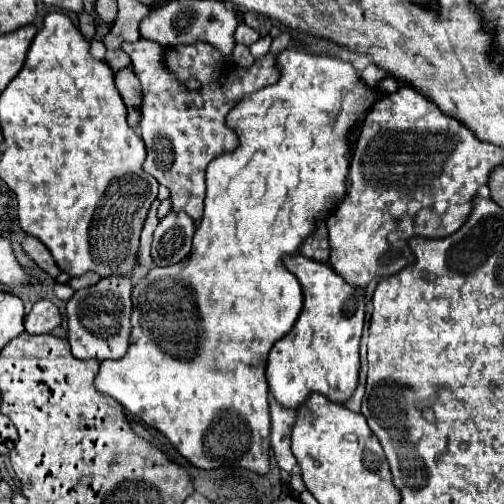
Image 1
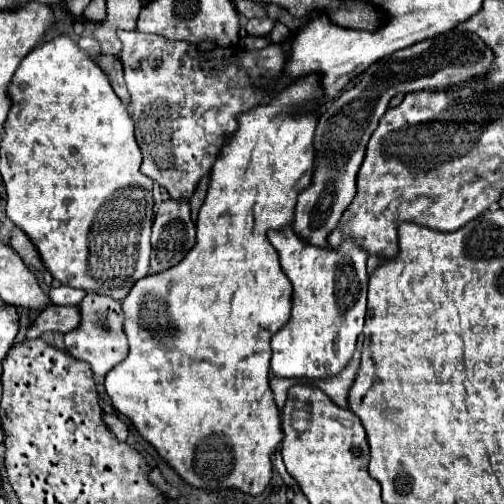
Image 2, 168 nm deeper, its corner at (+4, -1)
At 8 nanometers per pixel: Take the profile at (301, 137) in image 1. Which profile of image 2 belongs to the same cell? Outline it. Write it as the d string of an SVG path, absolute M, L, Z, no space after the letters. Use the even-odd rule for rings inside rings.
M306 74L284 84L266 104L238 114L238 130L224 144L210 170L208 194L196 222L194 248L176 266L138 280L122 302L130 354L106 374L106 394L160 456L188 484L198 488L234 486L256 496L264 492L272 478L270 456L284 434L268 384L270 338L290 318L292 284L268 242L268 230L292 226L298 194L312 184L314 130L320 116L320 108L312 104L318 98L324 98L322 78Z

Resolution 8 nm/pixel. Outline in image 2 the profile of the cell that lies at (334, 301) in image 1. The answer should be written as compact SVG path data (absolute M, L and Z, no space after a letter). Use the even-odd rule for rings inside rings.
M292 228L268 232L268 240L280 256L284 274L294 286L292 316L284 328L272 336L270 370L276 378L326 380L340 374L352 360L356 338L366 316L366 254L352 242L342 242L340 250L316 248L300 240Z

